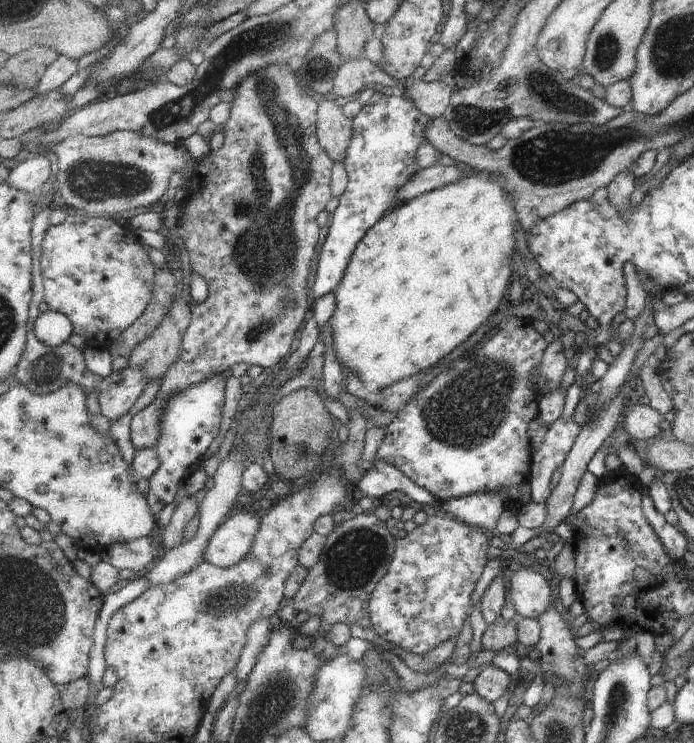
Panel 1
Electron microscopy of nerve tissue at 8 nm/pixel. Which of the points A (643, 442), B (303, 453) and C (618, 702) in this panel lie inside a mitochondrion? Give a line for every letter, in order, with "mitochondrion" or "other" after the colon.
A: other
B: mitochondrion
C: mitochondrion

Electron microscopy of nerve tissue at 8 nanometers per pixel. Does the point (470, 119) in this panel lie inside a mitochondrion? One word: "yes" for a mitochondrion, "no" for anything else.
yes

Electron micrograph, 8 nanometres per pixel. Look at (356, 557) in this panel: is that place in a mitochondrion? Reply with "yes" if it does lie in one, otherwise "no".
yes

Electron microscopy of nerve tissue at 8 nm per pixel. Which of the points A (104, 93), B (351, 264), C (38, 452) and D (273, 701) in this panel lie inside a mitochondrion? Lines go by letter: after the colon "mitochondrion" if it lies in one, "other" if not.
A: other
B: other
C: other
D: mitochondrion

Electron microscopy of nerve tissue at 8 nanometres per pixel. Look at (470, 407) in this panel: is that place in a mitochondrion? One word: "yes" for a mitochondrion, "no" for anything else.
yes

